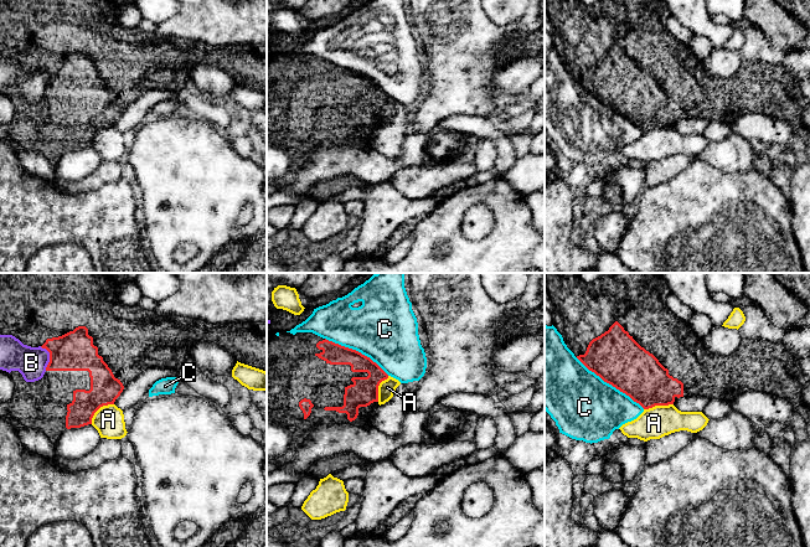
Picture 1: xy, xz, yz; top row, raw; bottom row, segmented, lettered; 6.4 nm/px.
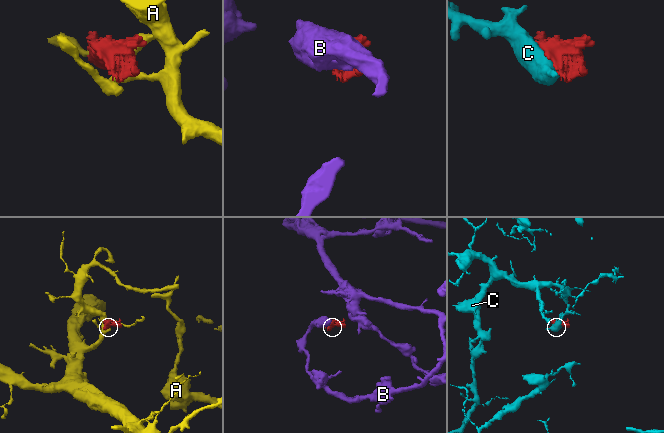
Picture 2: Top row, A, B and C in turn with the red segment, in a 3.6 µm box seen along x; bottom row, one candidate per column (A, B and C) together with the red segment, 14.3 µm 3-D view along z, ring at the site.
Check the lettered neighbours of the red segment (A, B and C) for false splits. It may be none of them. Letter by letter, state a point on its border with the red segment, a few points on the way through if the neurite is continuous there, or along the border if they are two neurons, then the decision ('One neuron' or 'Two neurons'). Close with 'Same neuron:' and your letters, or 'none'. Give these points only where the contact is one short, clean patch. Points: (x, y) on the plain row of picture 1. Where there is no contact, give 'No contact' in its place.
A: Touches red at xy (98, 130). Boundary: xy (113, 125), (102, 128), (94, 135), (91, 145). Two neurons
B: Touches red at xy (50, 80). Two neurons
C: Touches red at yz (610, 106). Two neurons
Same neuron: none

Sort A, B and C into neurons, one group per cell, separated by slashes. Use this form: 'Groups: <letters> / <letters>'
Groups: A / B / C

